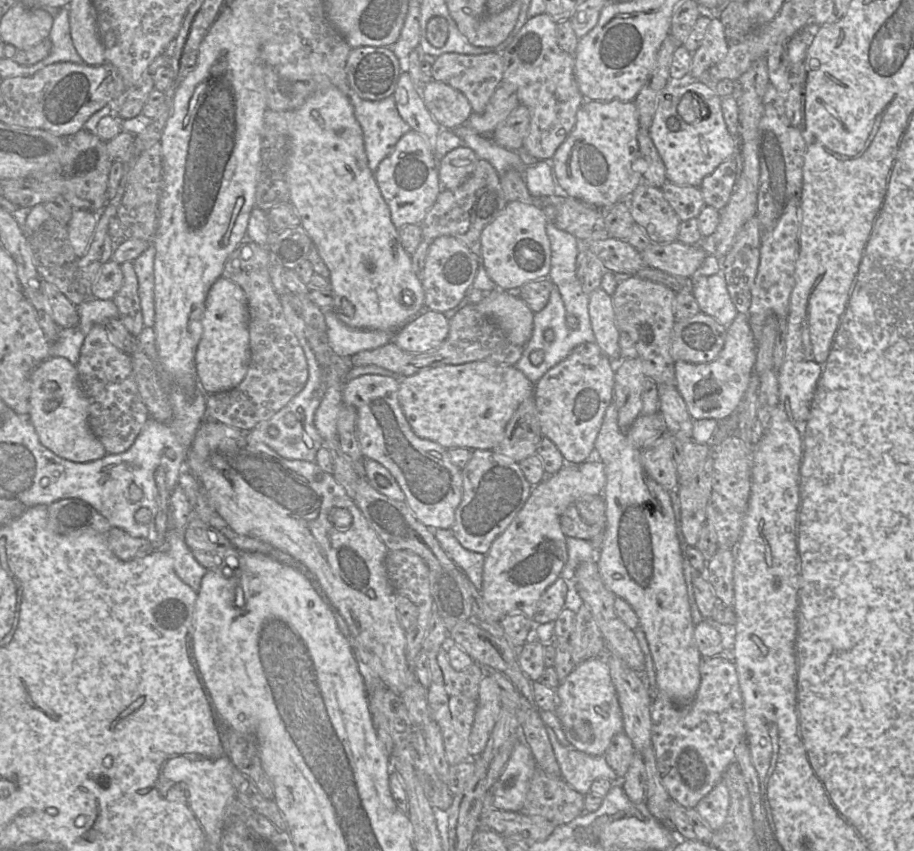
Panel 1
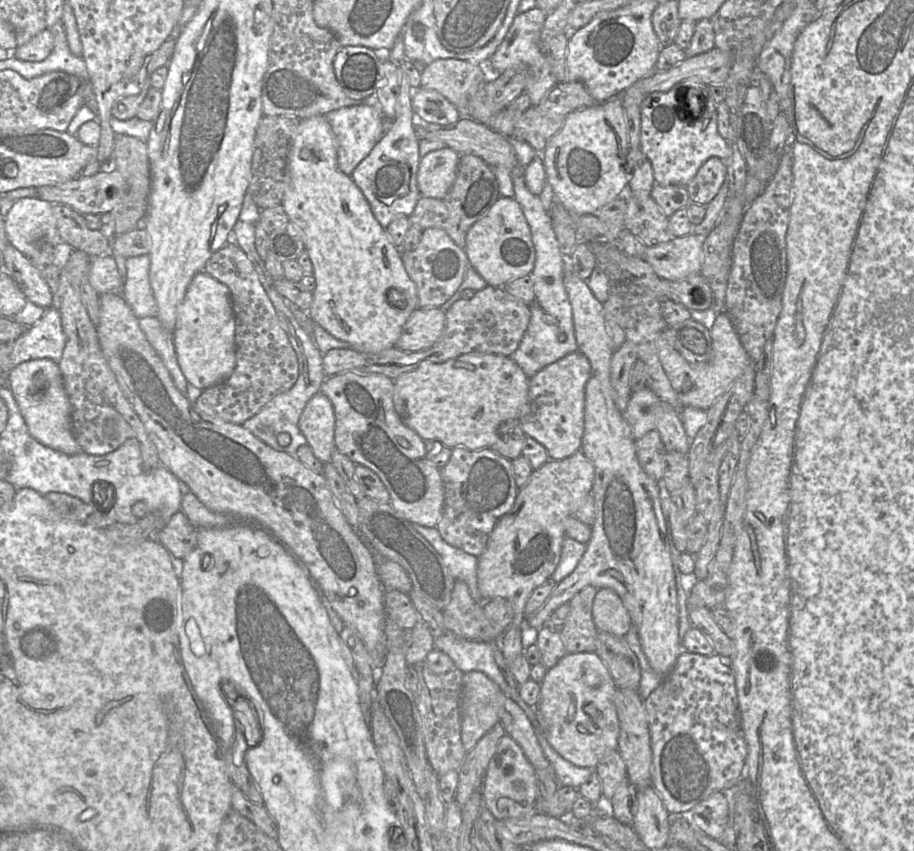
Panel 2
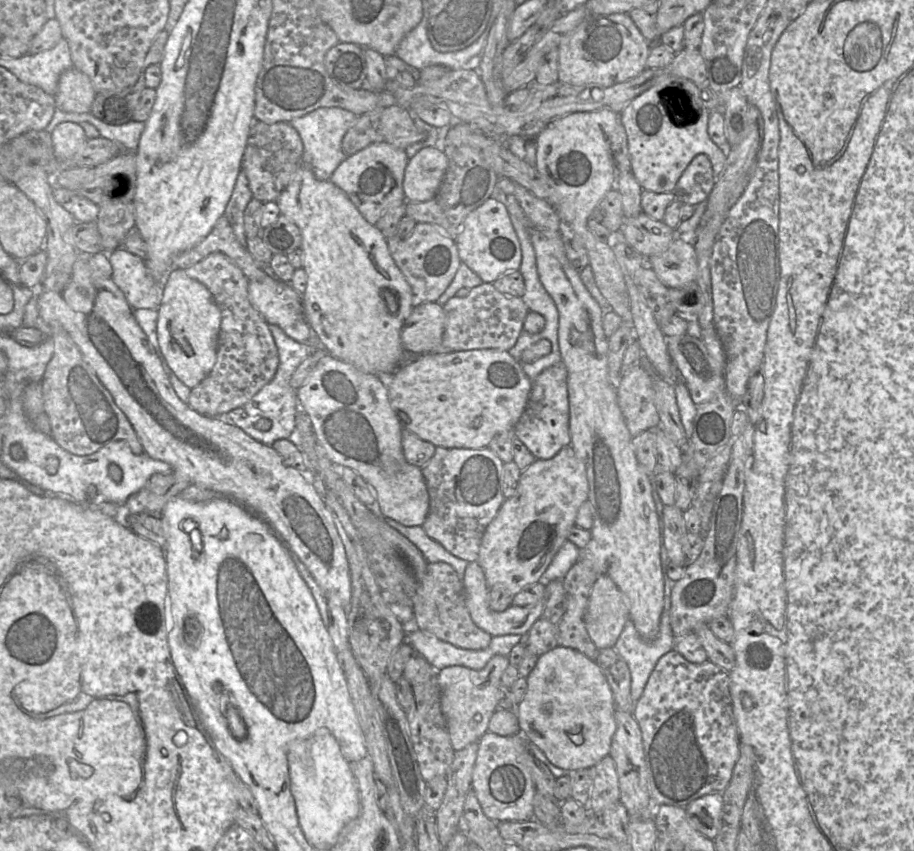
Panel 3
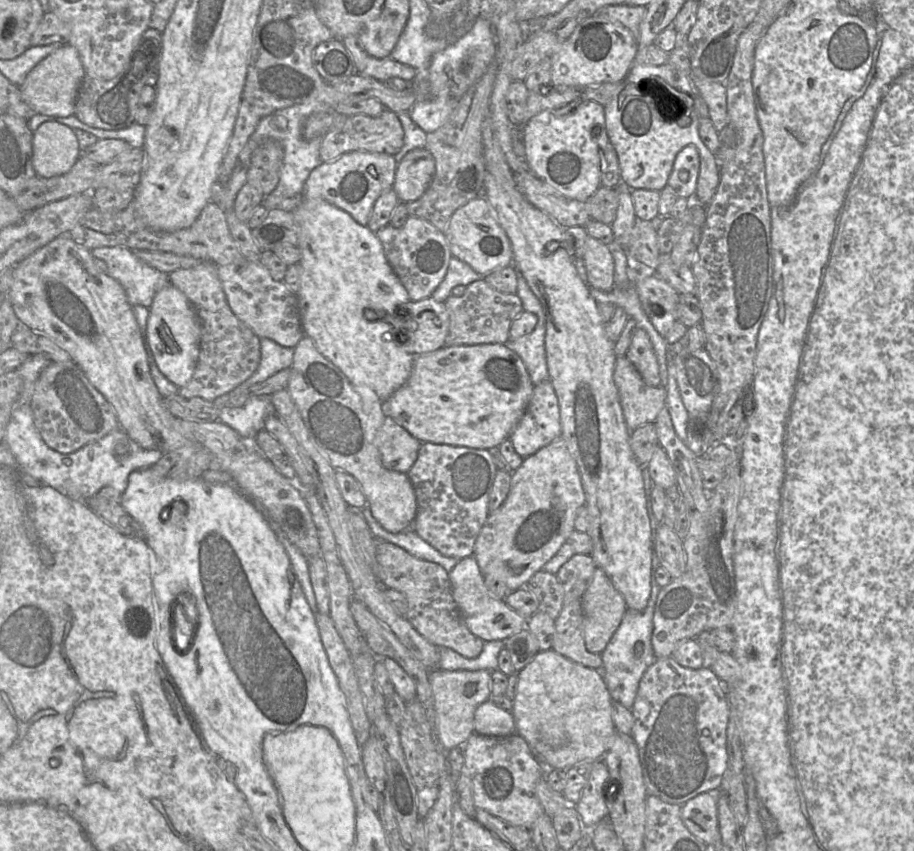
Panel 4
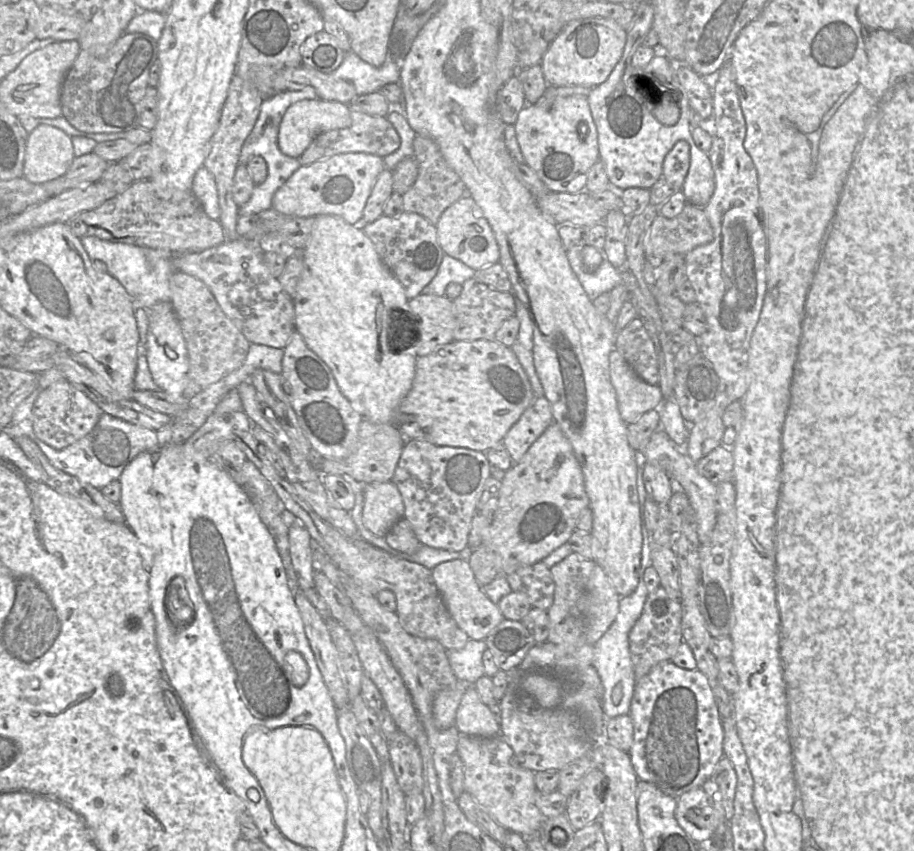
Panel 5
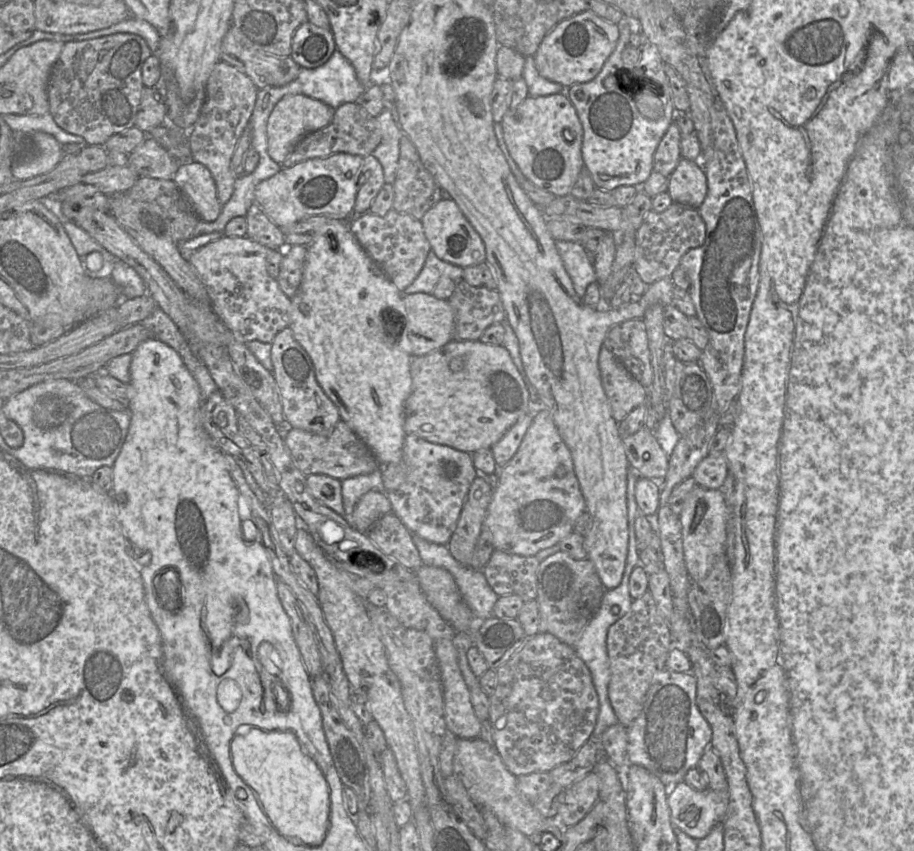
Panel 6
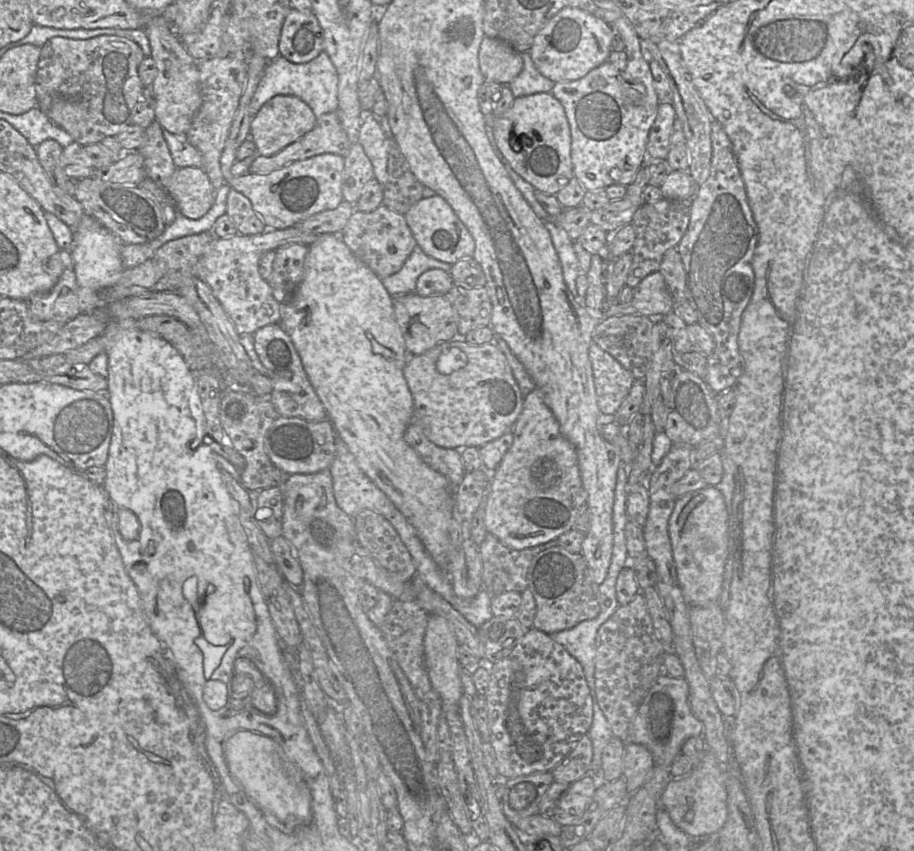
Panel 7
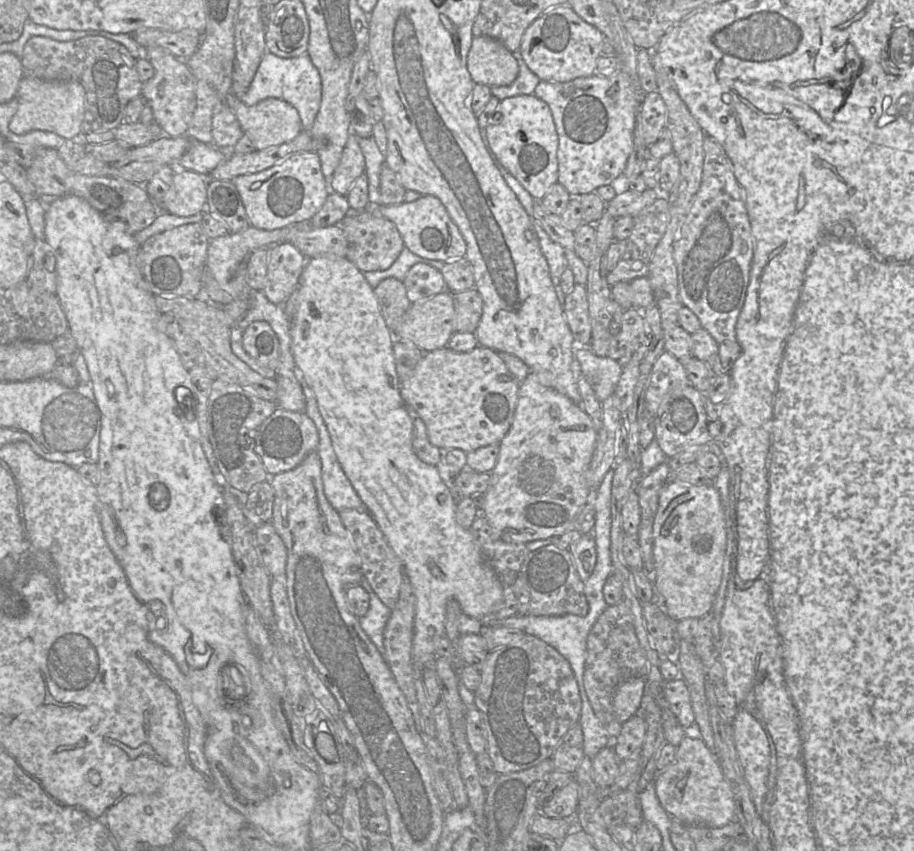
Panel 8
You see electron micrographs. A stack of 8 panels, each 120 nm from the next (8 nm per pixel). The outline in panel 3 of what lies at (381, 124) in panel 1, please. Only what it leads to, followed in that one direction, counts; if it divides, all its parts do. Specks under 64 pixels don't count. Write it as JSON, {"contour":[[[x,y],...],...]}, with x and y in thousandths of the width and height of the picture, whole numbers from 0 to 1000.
{"contour":[[[353,126],[316,143],[332,167],[329,192],[336,194],[348,212],[360,212],[371,193],[380,186],[374,177],[373,168],[391,136],[394,135],[371,126]]]}

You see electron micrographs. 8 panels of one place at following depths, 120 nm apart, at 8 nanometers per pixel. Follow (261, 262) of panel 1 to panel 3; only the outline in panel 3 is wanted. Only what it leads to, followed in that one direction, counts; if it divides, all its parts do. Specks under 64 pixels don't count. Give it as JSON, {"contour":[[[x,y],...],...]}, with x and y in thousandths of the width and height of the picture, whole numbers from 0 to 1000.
{"contour":[[[234,296],[202,321],[224,335],[242,367],[236,425],[230,438],[209,457],[206,476],[217,485],[239,490],[272,472],[301,442],[304,411],[294,381],[271,350],[272,328],[246,298]]]}

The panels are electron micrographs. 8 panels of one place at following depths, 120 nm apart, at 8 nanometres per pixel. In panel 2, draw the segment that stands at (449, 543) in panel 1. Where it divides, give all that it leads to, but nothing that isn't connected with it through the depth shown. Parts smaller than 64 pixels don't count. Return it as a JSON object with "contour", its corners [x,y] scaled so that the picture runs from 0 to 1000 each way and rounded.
{"contour":[[[451,615],[451,618],[480,650],[496,678],[510,685],[519,706],[526,709],[528,704],[523,691],[522,679],[523,655],[491,640],[485,635],[477,619],[464,619],[454,615]]]}

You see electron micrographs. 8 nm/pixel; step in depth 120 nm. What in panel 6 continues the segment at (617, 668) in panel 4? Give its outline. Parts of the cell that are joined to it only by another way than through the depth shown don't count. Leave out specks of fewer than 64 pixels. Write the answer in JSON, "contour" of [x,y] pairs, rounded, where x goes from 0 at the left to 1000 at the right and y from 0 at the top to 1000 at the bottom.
{"contour":[[[688,548],[686,555],[688,638],[687,638],[687,652],[685,657],[684,672],[682,676],[681,684],[676,690],[672,692],[662,693],[654,716],[644,729],[635,752],[628,759],[630,769],[632,770],[633,773],[637,774],[637,777],[640,779],[640,781],[642,783],[642,785],[647,791],[649,805],[651,807],[654,819],[655,835],[654,835],[652,852],[647,866],[647,868],[650,868],[653,872],[655,872],[655,867],[663,857],[676,850],[676,845],[672,838],[672,834],[667,827],[665,819],[665,805],[667,800],[667,780],[664,767],[664,744],[668,734],[671,734],[678,726],[681,726],[686,722],[693,707],[693,704],[688,697],[688,679],[693,669],[696,665],[700,665],[699,649],[697,645],[697,633],[695,627],[695,611],[698,604],[700,604],[695,585],[695,571],[698,562],[699,558],[697,553]]]}

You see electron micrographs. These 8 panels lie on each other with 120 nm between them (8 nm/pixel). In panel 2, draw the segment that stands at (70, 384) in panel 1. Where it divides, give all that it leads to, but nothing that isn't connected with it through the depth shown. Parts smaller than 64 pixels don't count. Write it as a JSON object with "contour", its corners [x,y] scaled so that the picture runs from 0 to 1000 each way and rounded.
{"contour":[[[56,422],[25,425],[9,437],[7,452],[20,474],[32,509],[40,518],[72,535],[90,531],[78,506],[78,476],[63,427]]]}

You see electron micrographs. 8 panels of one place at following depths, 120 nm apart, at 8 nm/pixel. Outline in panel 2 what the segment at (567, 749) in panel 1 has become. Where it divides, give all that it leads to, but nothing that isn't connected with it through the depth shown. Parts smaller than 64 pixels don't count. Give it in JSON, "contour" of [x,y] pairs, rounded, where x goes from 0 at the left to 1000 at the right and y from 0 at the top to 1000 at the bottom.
{"contour":[[[589,859],[588,868],[596,891],[600,893],[607,908],[612,922],[624,924],[628,927],[632,927],[650,907],[650,904],[648,902],[632,901],[618,893],[604,879],[595,864],[589,861]]]}

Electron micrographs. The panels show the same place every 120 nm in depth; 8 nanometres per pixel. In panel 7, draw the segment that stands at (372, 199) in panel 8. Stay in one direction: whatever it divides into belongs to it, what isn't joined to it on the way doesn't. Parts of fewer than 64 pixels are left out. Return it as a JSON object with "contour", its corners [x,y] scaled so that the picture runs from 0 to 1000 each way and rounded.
{"contour":[[[399,133],[397,136],[392,167],[408,195],[409,210],[420,219],[423,214],[423,189],[428,165],[418,153],[415,140],[408,133]]]}

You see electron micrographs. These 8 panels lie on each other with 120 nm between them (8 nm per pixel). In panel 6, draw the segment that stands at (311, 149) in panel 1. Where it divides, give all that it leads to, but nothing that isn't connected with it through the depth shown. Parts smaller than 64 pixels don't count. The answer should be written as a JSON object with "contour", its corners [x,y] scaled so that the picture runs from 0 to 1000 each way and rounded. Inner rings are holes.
{"contour":[[[364,257],[347,270],[347,277],[336,289],[336,300],[333,308],[329,334],[324,345],[318,350],[317,378],[315,385],[321,390],[322,397],[339,418],[345,434],[345,443],[359,468],[367,475],[371,483],[372,495],[380,501],[402,523],[417,549],[425,545],[435,544],[440,539],[441,524],[444,508],[442,504],[442,476],[451,459],[451,444],[449,427],[451,418],[439,409],[439,400],[442,392],[440,368],[444,368],[441,356],[441,344],[425,328],[422,322],[408,308],[398,295],[388,276],[382,269],[379,259]],[[439,384],[439,390],[433,388]]]}

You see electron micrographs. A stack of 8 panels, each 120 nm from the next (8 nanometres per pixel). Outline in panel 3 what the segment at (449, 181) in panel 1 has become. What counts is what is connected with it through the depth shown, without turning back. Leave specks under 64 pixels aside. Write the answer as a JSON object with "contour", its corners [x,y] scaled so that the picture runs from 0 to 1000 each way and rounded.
{"contour":[[[465,173],[446,188],[442,201],[441,226],[444,236],[472,235],[480,223],[490,195],[487,180]]]}

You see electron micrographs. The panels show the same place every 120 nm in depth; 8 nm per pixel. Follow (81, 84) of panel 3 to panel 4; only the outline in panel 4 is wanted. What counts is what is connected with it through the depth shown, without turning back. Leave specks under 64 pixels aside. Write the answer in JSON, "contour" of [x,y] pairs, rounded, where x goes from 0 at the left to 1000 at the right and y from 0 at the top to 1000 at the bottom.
{"contour":[[[75,51],[69,52],[30,87],[26,96],[21,101],[23,114],[39,134],[80,136],[85,106],[93,87],[84,58]]]}

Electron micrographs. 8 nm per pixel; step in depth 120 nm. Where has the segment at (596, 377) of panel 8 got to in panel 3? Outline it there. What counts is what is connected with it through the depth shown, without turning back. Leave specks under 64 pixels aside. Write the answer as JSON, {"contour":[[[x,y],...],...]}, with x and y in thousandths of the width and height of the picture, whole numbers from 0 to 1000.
{"contour":[[[702,430],[679,441],[675,451],[675,469],[691,514],[721,501],[713,442]]]}

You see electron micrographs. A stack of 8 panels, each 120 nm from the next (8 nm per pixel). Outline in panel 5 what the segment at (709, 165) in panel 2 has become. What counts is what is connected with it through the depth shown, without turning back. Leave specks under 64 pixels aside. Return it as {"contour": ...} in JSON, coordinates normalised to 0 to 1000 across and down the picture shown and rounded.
{"contour":[[[742,166],[728,183],[724,208],[737,222],[745,224],[755,195],[755,169]]]}

